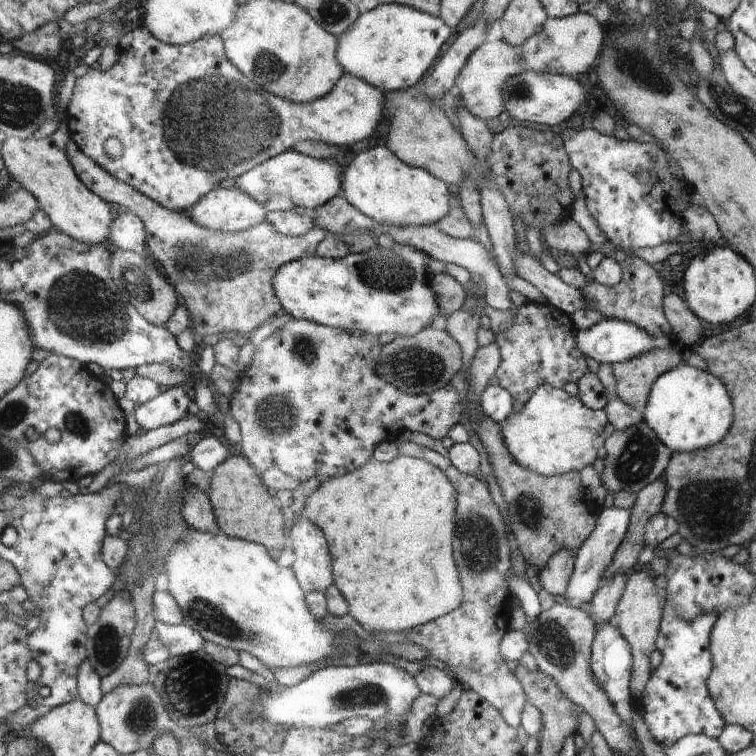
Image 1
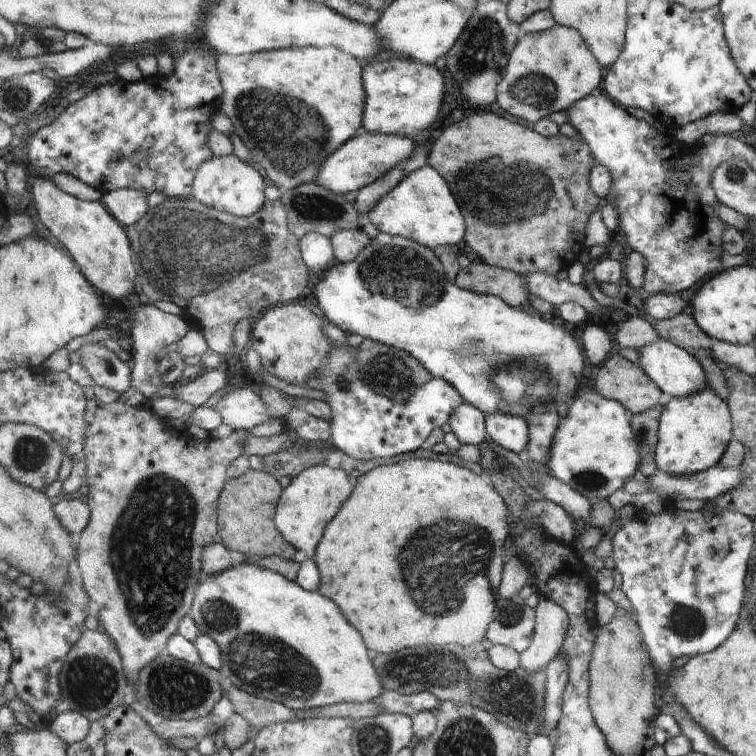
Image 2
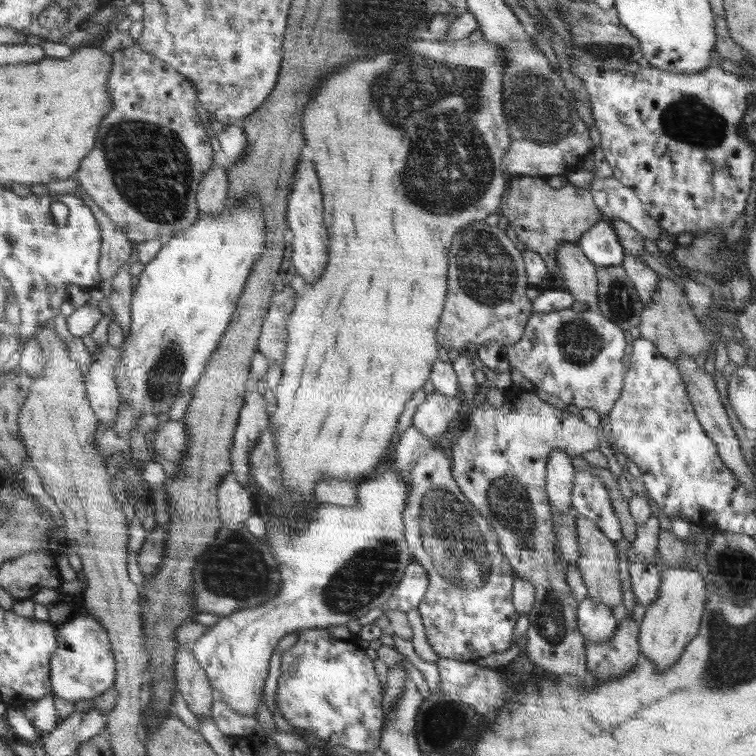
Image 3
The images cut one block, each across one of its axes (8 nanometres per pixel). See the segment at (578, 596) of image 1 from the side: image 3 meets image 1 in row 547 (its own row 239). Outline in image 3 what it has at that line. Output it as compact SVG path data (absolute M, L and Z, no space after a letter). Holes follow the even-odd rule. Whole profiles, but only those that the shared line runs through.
M603 218L599 224L595 224L589 232L583 234L583 238L577 242L577 246L583 250L583 254L597 266L619 266L625 260L625 248L619 242L619 236L615 234L613 218Z

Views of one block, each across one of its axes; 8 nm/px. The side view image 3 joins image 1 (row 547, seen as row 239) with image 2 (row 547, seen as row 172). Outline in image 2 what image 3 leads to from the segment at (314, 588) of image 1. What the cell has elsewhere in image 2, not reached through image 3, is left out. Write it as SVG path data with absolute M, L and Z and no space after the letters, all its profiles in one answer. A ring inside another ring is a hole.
M325 464L309 468L307 472L291 480L291 484L285 488L279 500L279 510L275 516L279 532L283 532L285 540L291 542L297 550L303 550L309 560L315 560L319 544L327 534L327 526L339 516L351 492L353 492L353 486L349 484L345 470L335 470Z

